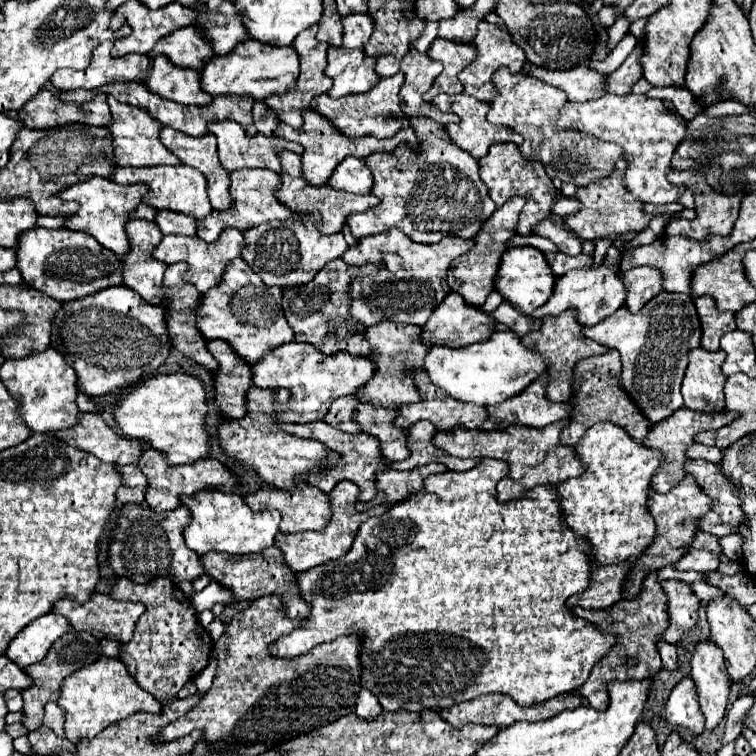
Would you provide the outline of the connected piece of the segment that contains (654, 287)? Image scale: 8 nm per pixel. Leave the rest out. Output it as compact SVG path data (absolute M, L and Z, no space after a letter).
M639 266L623 272L623 280L627 286L625 304L635 314L639 312L655 294L663 292L663 274L653 266Z

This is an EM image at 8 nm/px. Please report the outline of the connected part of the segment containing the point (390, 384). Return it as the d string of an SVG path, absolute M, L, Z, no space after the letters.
M379 322L375 326L369 326L365 330L367 340L373 346L371 360L377 364L377 372L355 396L361 402L373 402L373 404L411 404L419 402L419 390L415 390L415 382L411 378L411 368L423 368L423 358L427 356L427 346L421 340L421 326L403 326L397 322Z

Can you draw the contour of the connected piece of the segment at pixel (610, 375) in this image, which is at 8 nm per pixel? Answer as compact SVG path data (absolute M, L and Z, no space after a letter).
M609 350L607 354L601 354L601 356L583 358L575 366L575 392L571 398L575 402L575 408L571 412L569 426L561 432L561 442L565 446L575 446L579 442L579 438L583 438L587 428L591 428L595 422L603 422L603 420L619 424L639 442L647 436L647 432L653 428L653 424L643 416L643 412L639 408L635 408L631 398L627 398L627 392L623 390L623 386L619 386L619 374L621 374L621 362L619 362L617 350Z

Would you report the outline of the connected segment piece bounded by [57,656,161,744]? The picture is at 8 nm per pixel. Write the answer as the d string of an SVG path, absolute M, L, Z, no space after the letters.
M105 656L99 658L95 664L67 676L61 686L61 696L57 704L65 712L65 736L73 744L77 744L79 738L95 738L95 734L99 734L107 726L129 718L135 712L161 712L161 702L155 696L147 694L147 690L143 690L135 682L135 678L131 678L123 662L119 658Z

